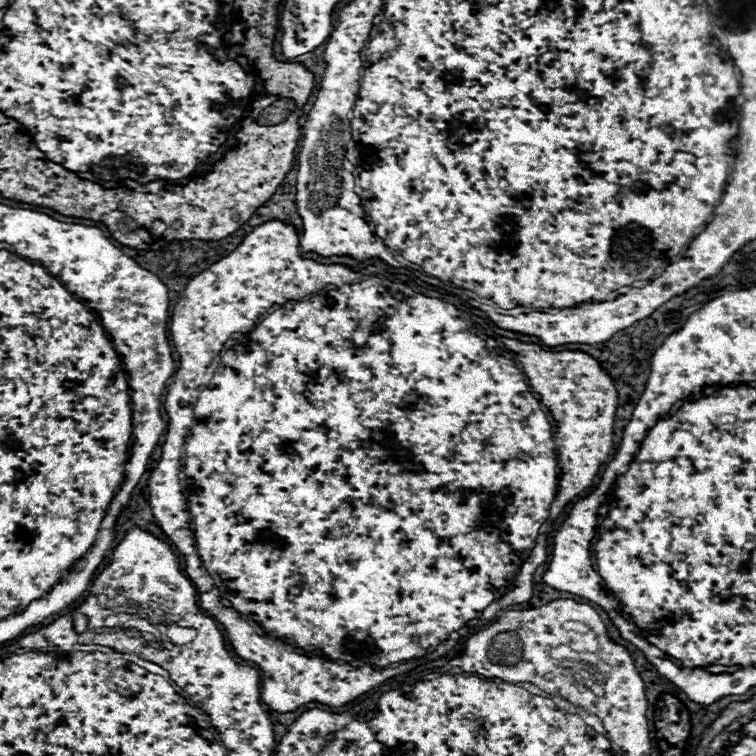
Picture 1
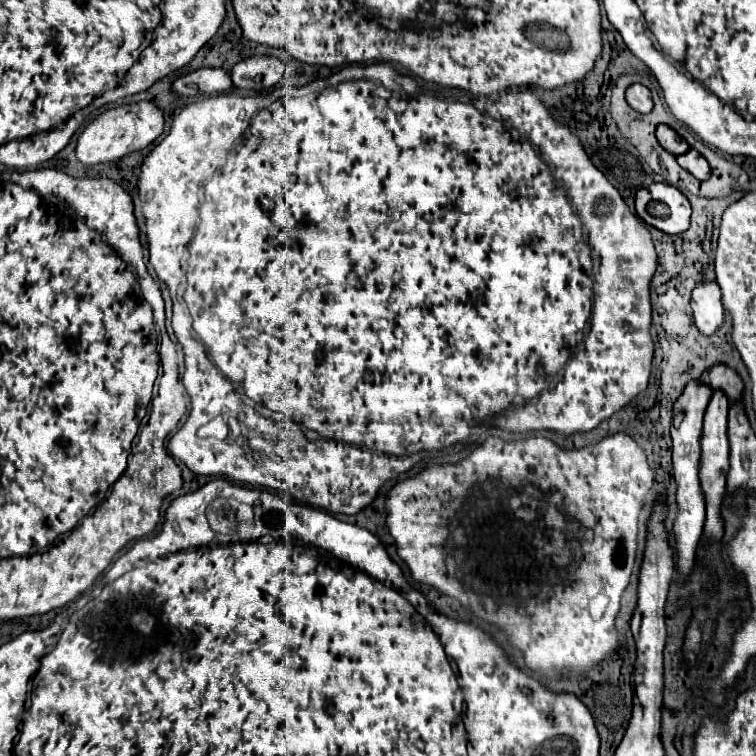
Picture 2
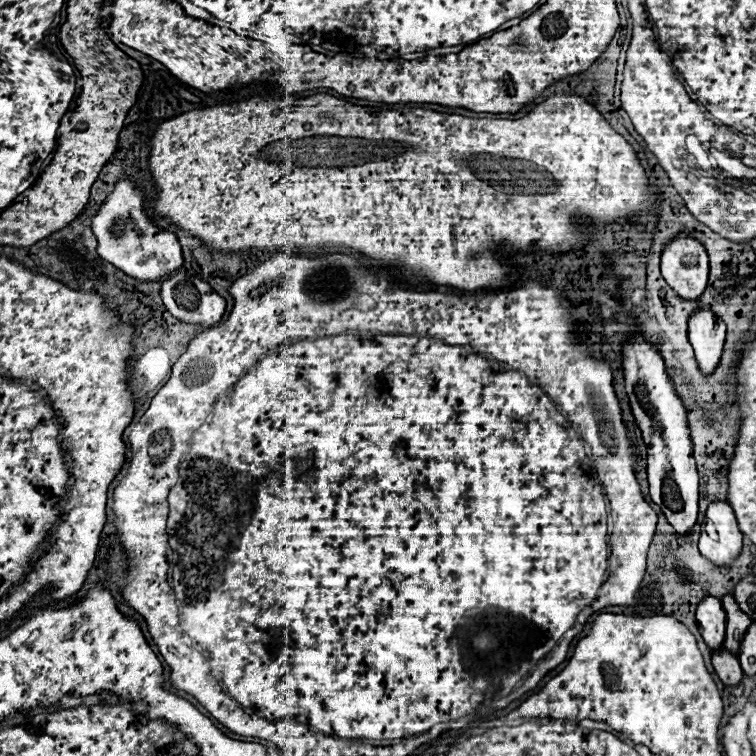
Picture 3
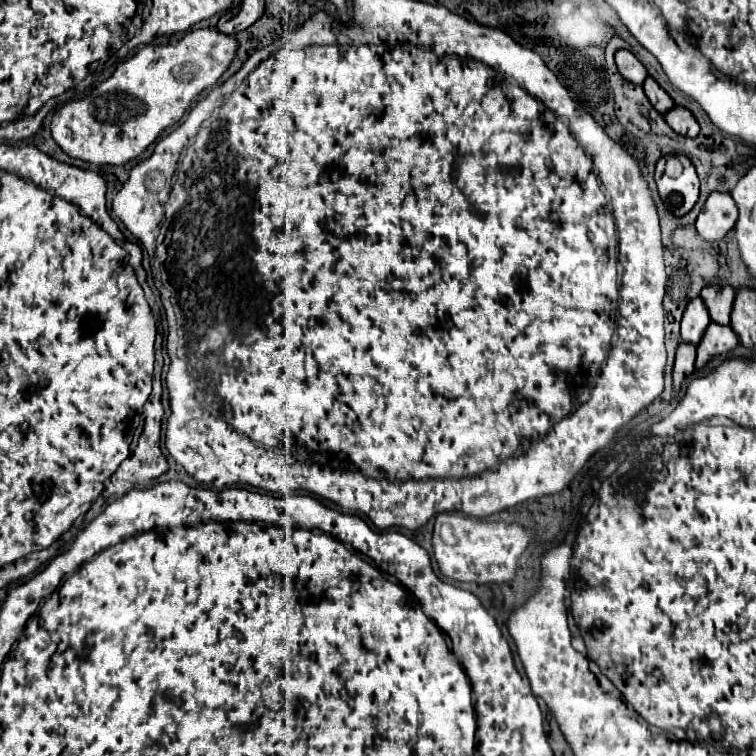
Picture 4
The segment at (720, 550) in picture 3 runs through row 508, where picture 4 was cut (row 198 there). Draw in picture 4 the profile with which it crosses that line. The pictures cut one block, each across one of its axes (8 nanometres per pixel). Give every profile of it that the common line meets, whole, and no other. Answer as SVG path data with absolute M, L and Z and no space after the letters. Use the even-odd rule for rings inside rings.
M712 192L696 218L698 234L708 242L722 240L736 224L738 208L730 192Z

